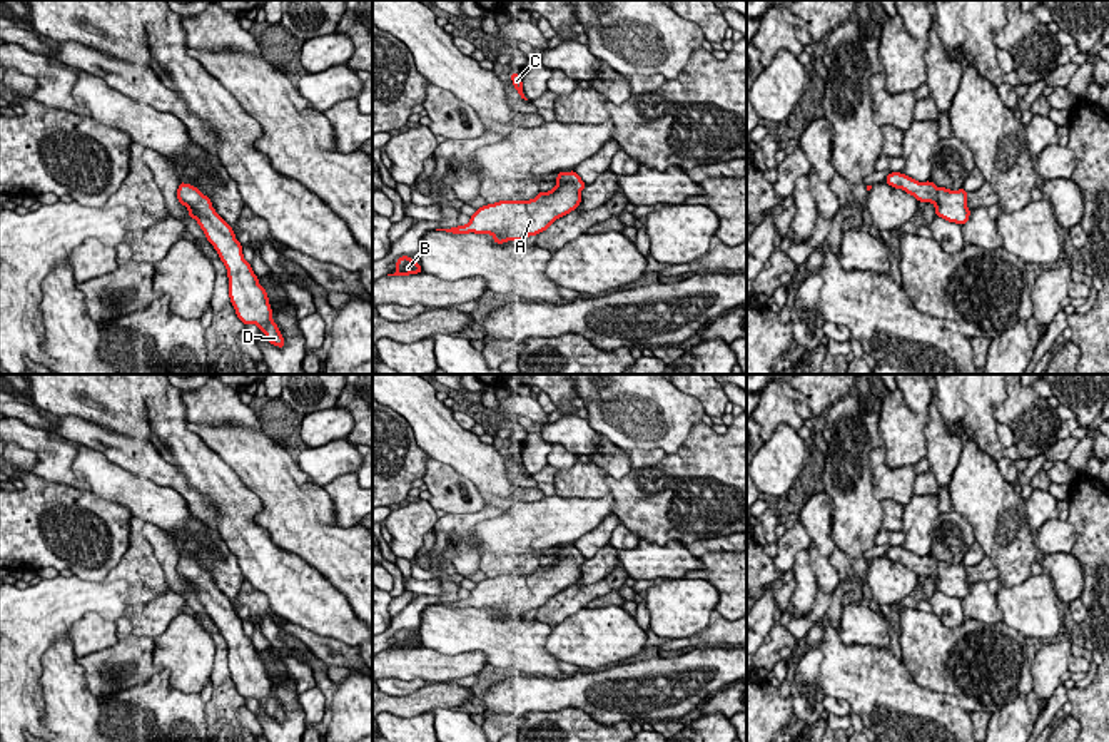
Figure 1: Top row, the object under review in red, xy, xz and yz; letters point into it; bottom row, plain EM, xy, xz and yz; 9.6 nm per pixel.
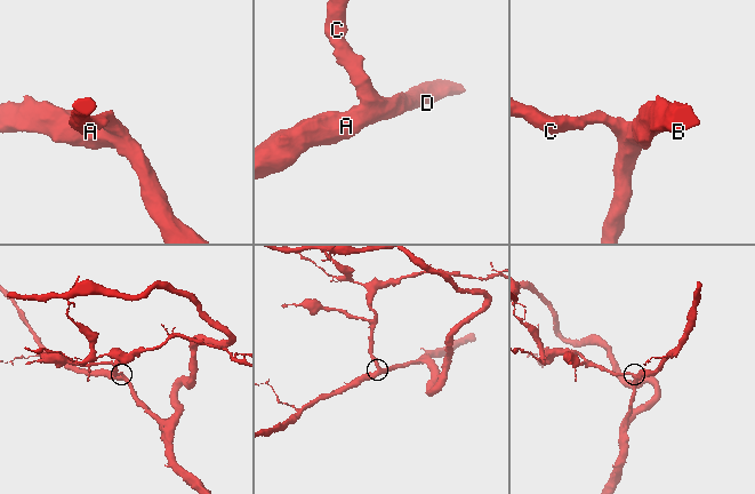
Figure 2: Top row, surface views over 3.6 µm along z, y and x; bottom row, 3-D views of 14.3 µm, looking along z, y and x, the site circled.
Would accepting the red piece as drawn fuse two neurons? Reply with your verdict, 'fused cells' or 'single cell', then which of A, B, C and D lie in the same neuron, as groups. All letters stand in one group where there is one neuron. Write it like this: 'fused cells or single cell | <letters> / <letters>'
single cell | A B C D

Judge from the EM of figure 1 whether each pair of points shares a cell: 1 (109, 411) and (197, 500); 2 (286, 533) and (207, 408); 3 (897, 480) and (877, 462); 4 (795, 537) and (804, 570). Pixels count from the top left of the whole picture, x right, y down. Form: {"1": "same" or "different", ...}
{"1": "different", "2": "different", "3": "same", "4": "different"}

